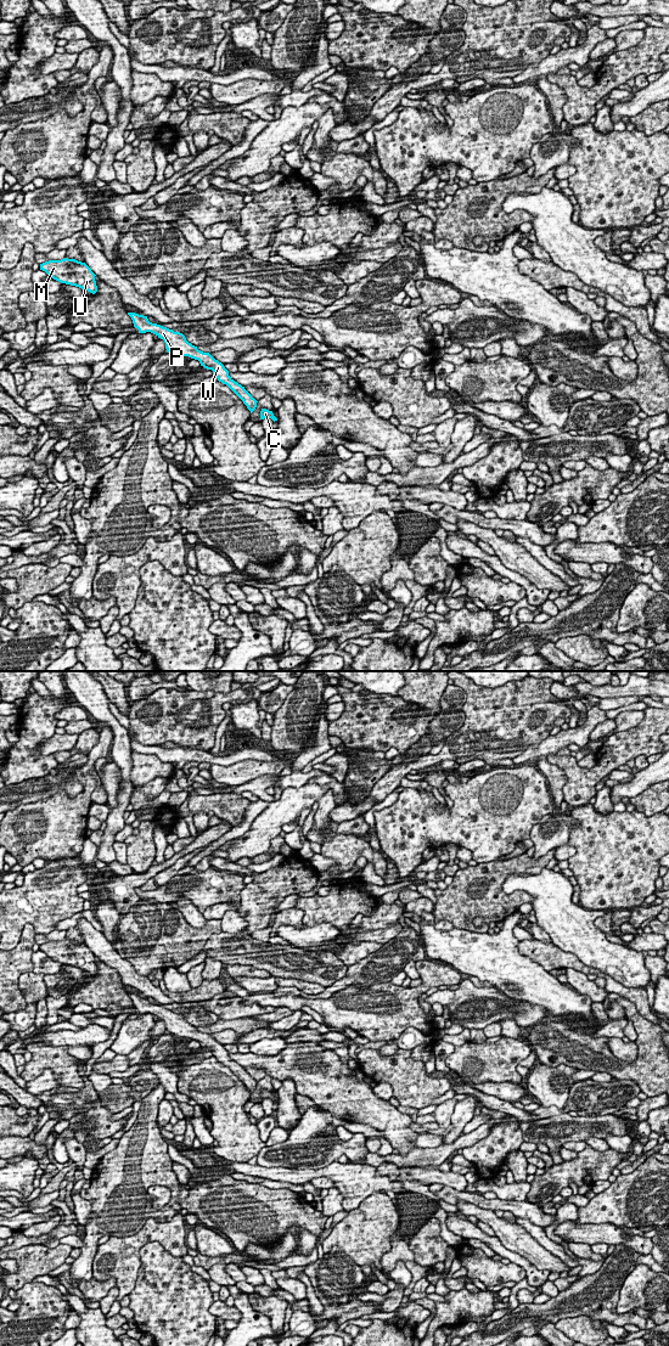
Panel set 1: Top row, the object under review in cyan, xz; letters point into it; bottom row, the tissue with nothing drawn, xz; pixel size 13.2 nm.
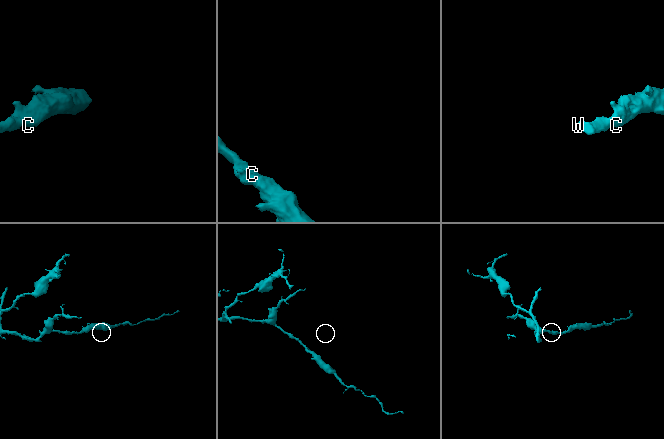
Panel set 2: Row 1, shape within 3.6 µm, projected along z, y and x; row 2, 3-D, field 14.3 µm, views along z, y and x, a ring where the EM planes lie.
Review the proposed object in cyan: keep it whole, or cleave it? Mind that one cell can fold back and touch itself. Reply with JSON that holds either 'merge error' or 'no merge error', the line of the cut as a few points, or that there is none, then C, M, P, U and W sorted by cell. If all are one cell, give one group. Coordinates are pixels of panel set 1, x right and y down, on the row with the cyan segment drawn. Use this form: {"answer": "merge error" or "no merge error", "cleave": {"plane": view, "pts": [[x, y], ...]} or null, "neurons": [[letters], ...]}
{"answer": "no merge error", "cleave": null, "neurons": [["C", "M", "P", "U", "W"]]}

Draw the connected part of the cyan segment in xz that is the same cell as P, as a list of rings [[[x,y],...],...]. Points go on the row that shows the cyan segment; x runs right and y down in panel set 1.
[[[128,312],[128,315],[131,317],[134,327],[139,330],[139,333],[151,332],[156,334],[164,340],[167,351],[175,356],[189,356],[198,360],[201,366],[212,370],[213,376],[223,384],[226,384],[243,401],[251,413],[255,410],[258,401],[244,389],[244,387],[235,382],[229,376],[229,371],[224,365],[215,360],[209,353],[198,350],[197,347],[186,340],[182,333],[150,322],[147,316],[135,312]]]

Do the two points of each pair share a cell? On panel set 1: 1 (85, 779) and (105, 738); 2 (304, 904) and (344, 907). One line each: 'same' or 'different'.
1: same
2: same

